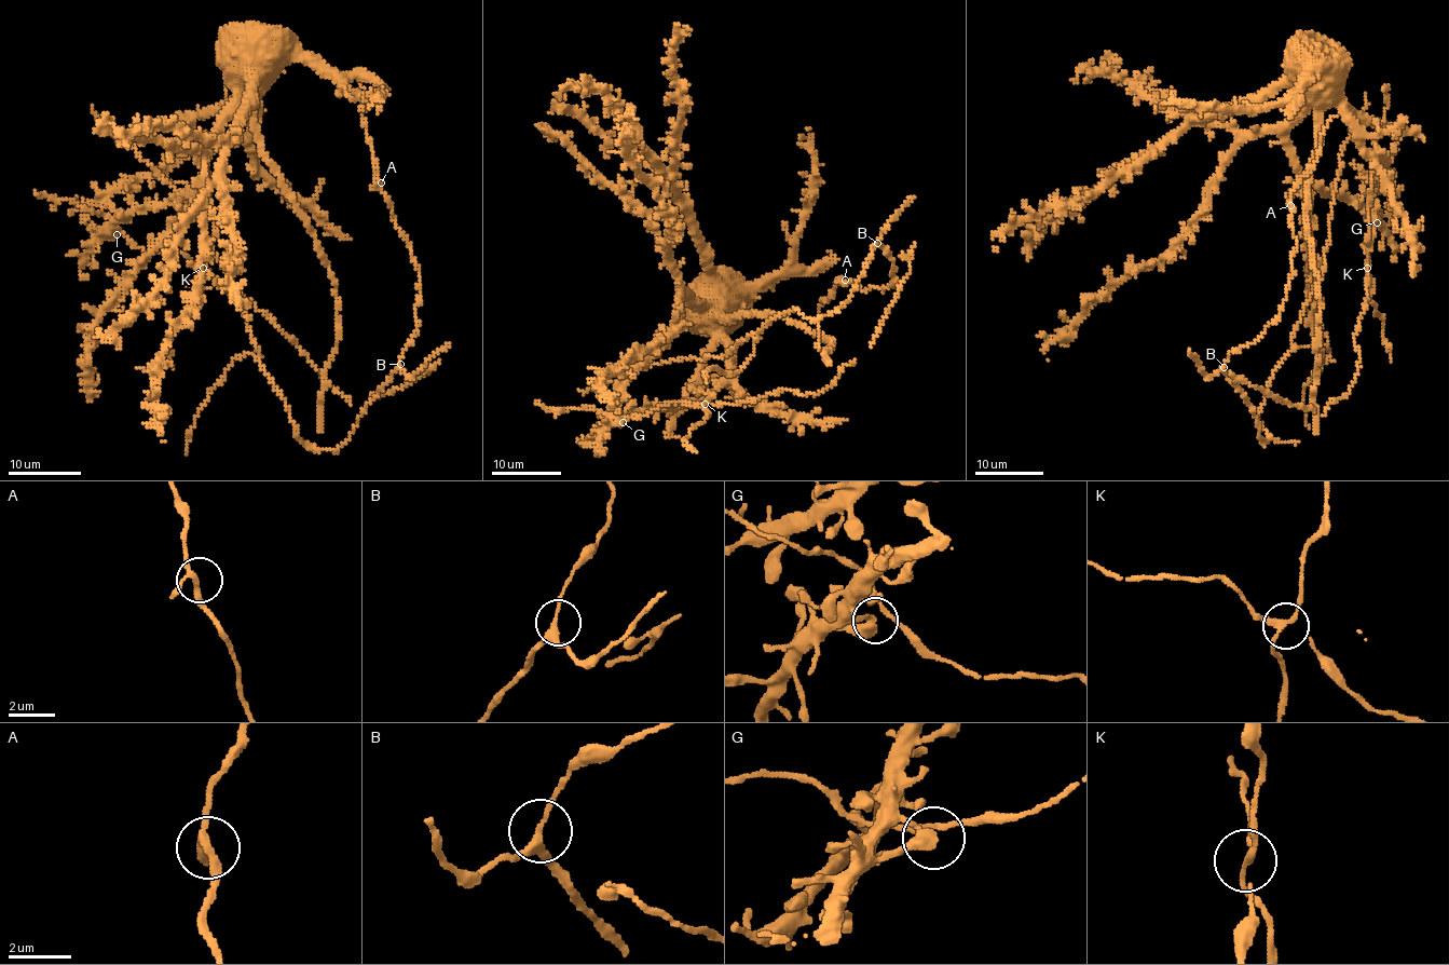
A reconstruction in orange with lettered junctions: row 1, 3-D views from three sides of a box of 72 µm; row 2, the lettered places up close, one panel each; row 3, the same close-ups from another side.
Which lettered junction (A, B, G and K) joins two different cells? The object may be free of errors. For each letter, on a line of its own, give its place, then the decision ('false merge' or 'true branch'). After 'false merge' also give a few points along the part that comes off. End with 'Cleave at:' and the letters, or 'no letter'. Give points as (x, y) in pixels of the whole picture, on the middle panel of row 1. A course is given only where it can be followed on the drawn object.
A: at (845, 280); true branch
B: at (877, 243); true branch
G: at (623, 422); true branch
K: at (705, 404); false merge; foreign part runs (705, 403), (712, 396), (692, 386), (700, 380), (705, 385), (716, 374)
Cleave at: K

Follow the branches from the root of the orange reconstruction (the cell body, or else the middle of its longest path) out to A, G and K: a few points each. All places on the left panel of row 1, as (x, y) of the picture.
A: (243, 84), (206, 175), (172, 199), (199, 217), (316, 448), (346, 440), (417, 331), (420, 273), (381, 182)
G: (243, 84), (241, 103), (210, 146), (204, 178), (174, 200), (152, 203), (124, 216), (111, 230), (117, 234)
K: (243, 84), (233, 86), (244, 91), (217, 111), (217, 132), (206, 153), (215, 239), (208, 243), (202, 268)

